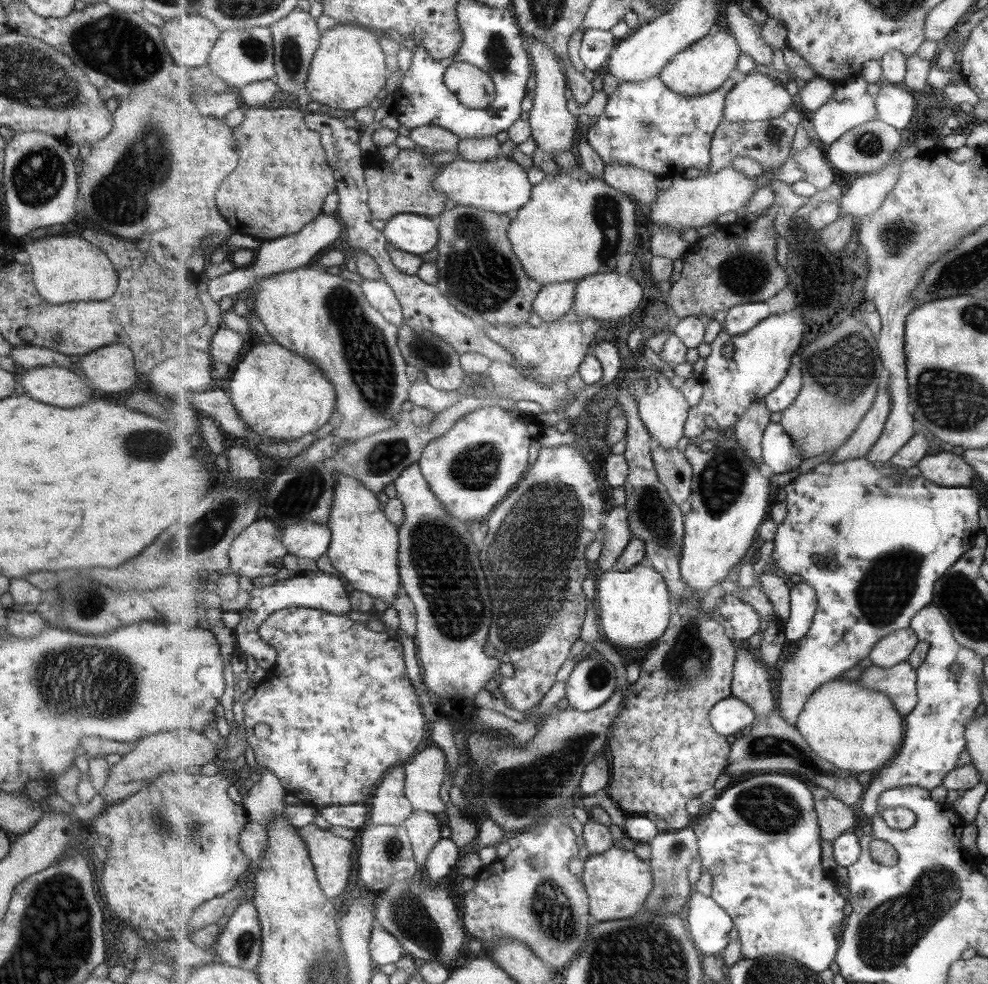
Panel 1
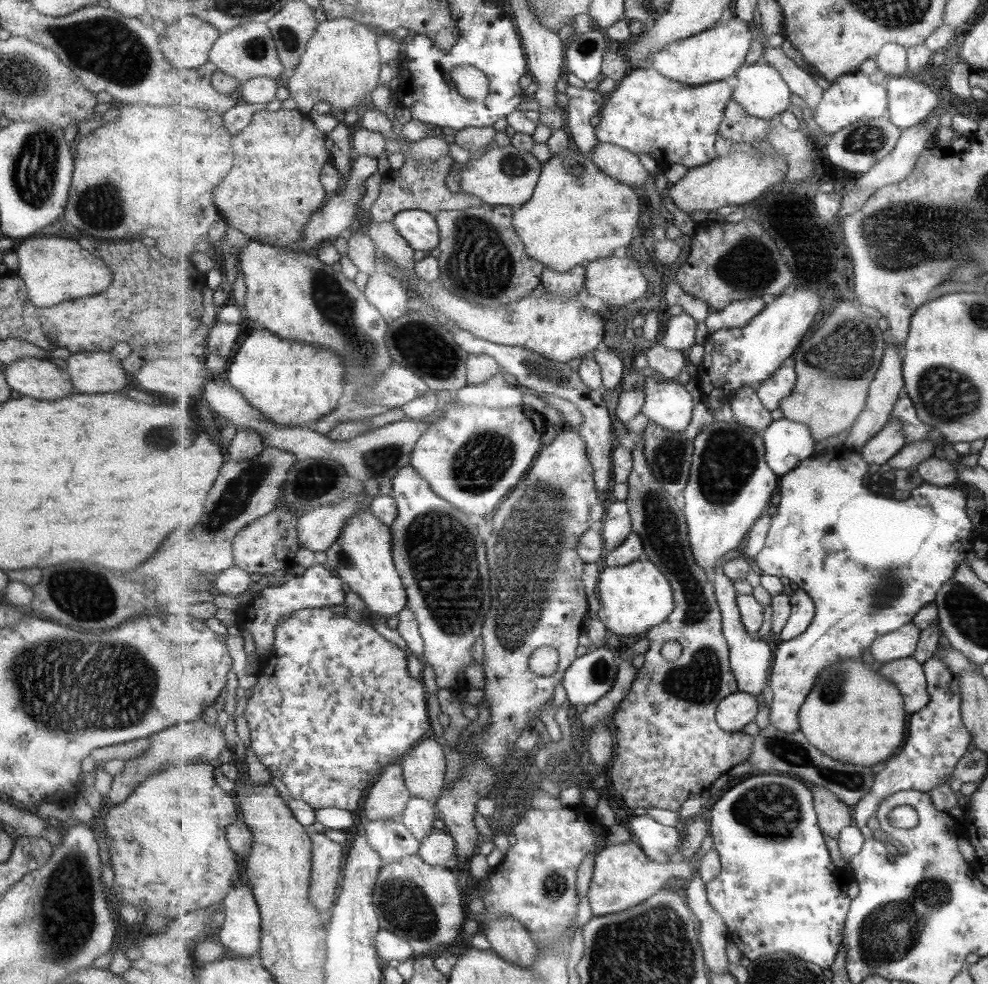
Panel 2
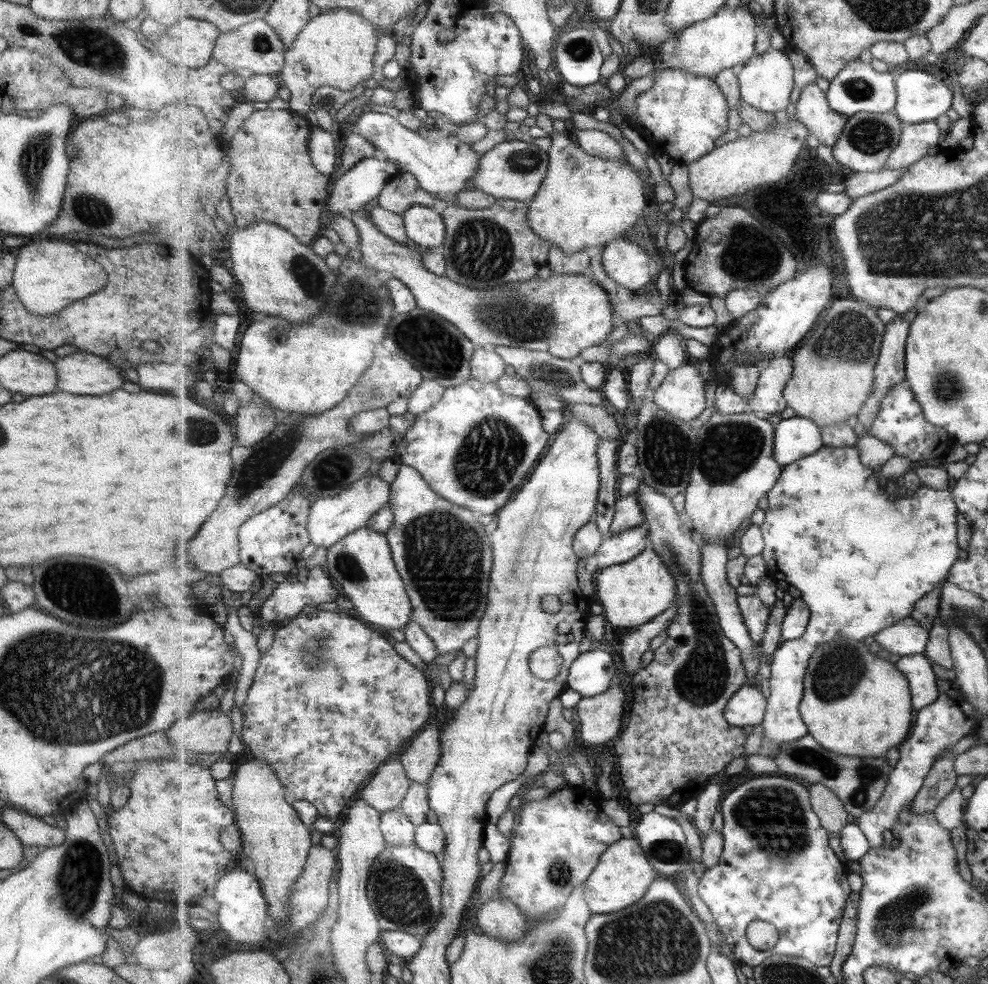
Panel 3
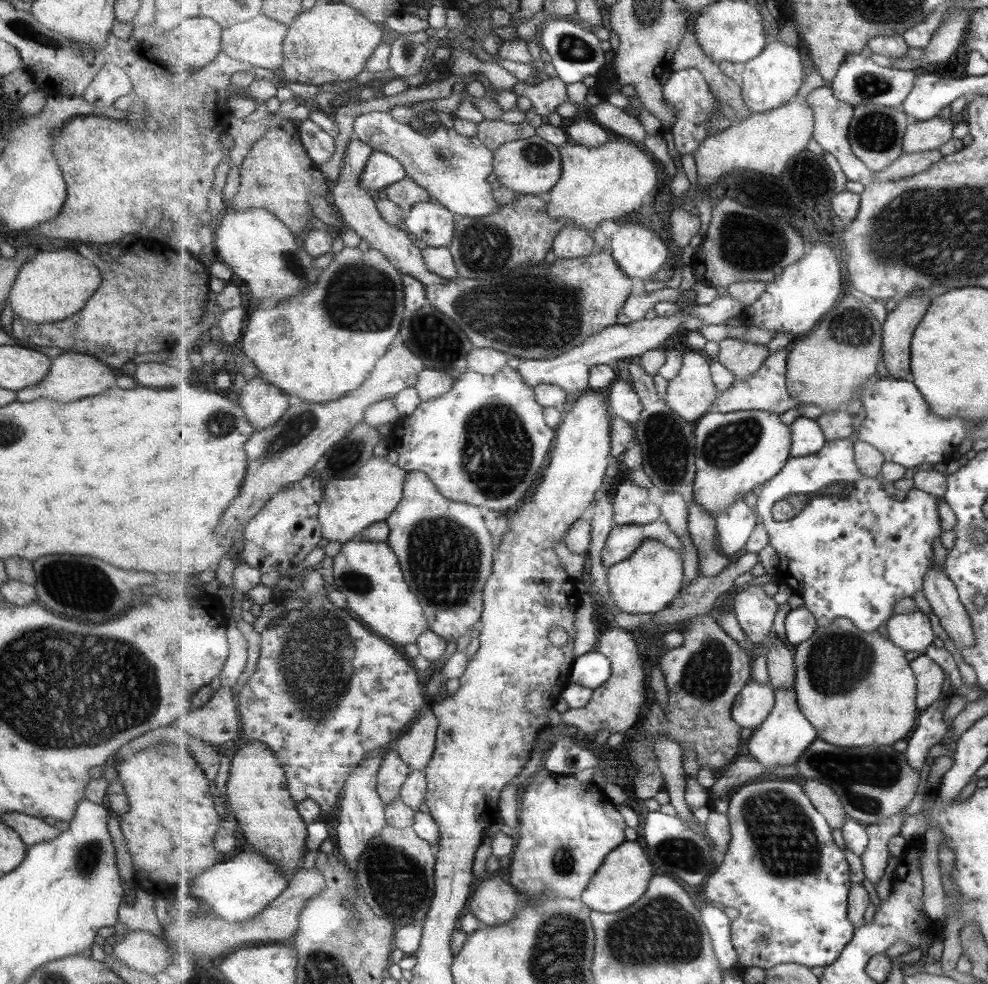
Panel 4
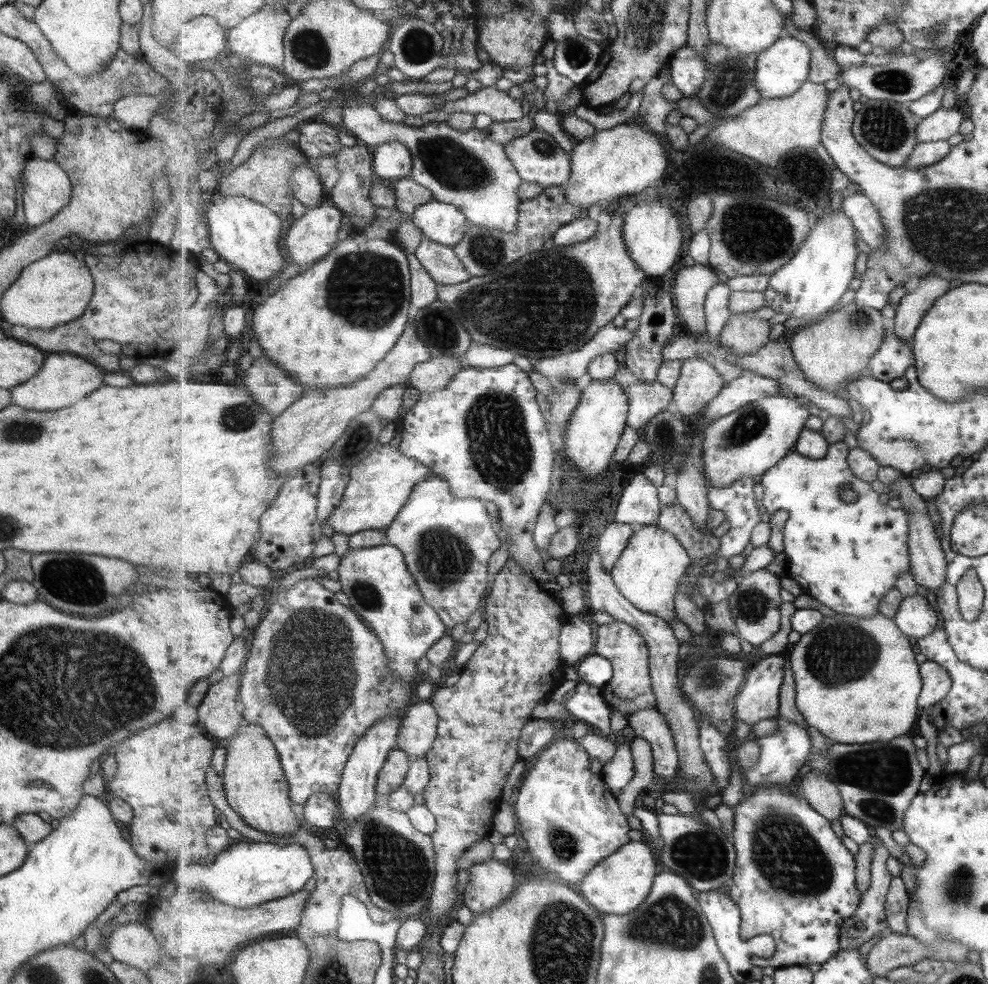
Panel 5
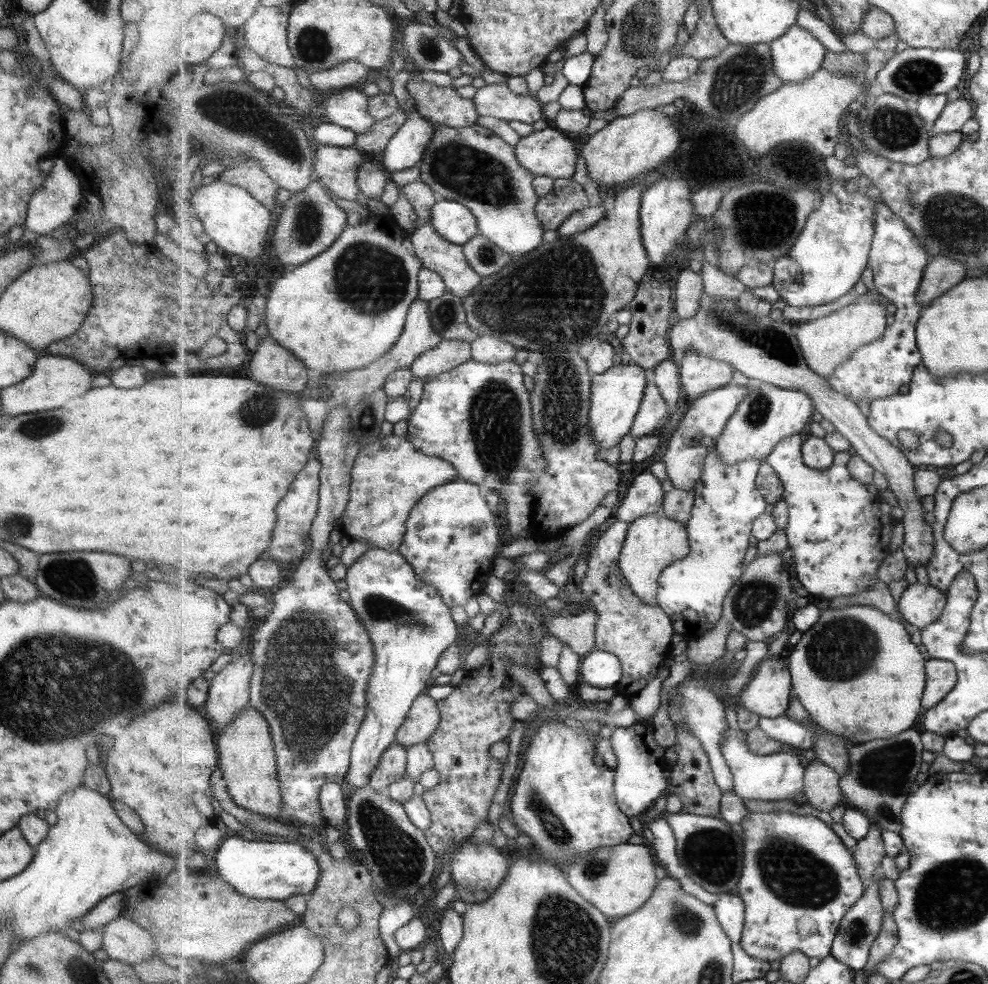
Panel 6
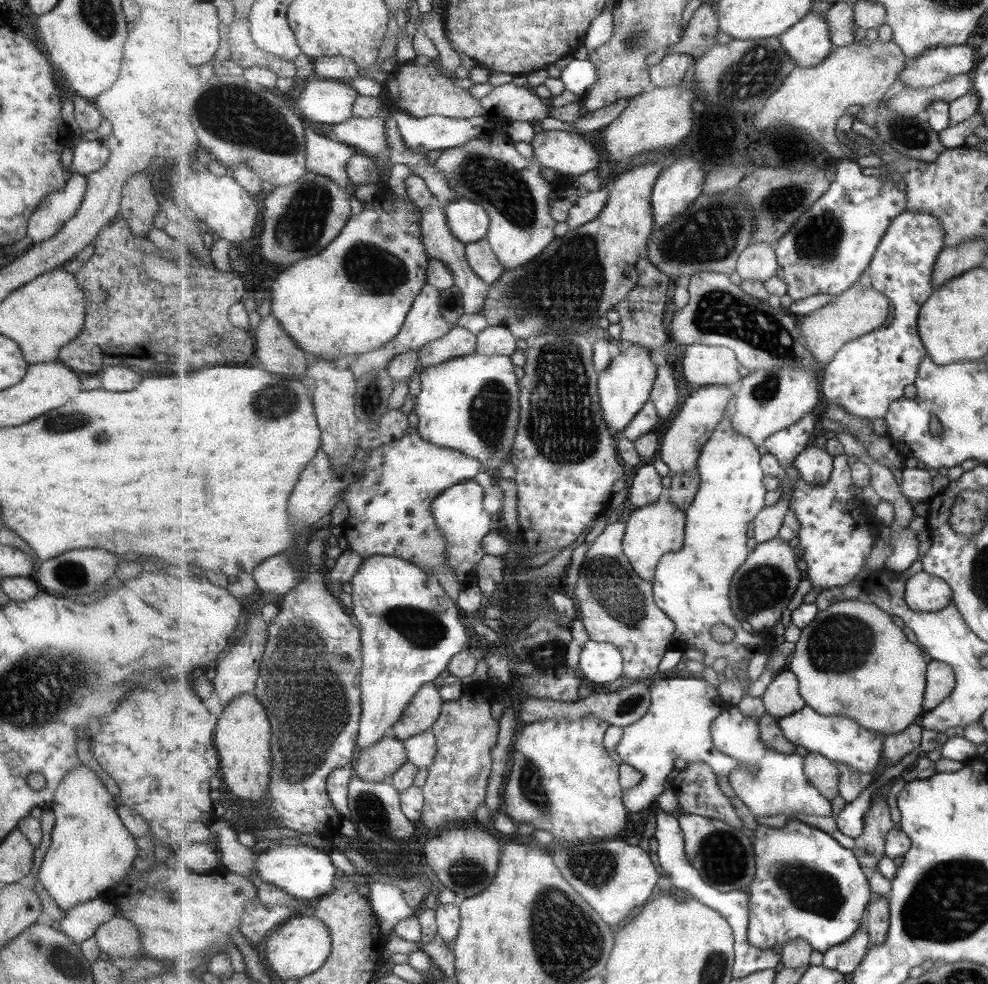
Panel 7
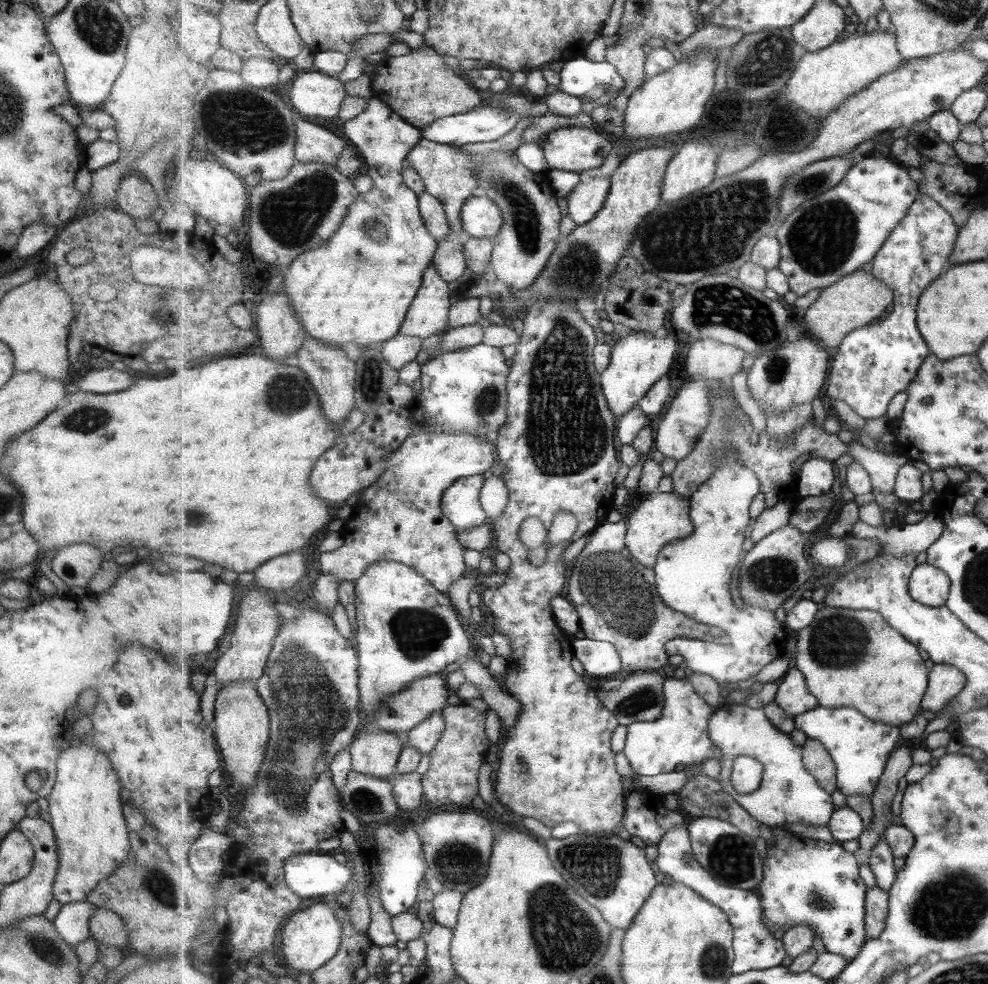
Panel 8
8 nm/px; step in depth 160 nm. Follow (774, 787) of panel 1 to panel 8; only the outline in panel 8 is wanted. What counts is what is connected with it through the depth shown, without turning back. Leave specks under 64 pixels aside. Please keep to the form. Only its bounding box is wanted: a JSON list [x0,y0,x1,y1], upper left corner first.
[758,833,869,962]

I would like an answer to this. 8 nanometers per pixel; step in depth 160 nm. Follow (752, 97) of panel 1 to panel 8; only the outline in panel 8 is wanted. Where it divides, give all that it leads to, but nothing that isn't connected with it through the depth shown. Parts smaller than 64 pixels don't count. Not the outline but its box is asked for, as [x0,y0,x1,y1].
[791,1,856,52]

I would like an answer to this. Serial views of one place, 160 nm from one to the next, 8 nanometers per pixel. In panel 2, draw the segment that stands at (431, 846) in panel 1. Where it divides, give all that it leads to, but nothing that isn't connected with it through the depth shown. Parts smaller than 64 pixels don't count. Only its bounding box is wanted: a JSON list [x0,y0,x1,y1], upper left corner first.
[400,796,438,841]

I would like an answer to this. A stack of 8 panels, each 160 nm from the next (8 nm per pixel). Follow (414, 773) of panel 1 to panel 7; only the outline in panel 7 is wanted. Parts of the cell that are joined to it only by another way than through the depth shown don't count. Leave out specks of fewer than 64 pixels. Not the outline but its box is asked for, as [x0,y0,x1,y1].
[389,682,445,741]

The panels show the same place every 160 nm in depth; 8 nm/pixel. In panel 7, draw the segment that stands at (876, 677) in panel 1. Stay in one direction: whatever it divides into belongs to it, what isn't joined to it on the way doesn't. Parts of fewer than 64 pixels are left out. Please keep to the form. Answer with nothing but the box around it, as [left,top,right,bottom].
[924,659,957,712]

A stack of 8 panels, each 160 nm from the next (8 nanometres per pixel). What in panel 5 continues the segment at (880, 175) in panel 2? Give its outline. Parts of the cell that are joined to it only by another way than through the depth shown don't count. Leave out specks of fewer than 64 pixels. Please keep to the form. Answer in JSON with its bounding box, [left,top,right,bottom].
[917,106,966,142]

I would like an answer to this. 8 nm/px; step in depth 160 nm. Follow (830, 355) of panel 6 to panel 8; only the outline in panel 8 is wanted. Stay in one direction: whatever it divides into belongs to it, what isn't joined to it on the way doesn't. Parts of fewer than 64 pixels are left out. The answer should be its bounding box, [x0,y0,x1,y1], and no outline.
[805,269,894,350]

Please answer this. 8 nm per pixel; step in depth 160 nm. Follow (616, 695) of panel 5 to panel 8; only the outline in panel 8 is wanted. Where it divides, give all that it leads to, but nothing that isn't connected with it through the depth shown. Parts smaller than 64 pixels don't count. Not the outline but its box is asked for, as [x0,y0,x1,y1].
[568,520,731,673]

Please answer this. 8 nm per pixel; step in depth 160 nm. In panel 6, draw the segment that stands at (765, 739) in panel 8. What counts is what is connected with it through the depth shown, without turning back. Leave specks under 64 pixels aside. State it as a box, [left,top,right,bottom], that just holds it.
[722,732,807,800]

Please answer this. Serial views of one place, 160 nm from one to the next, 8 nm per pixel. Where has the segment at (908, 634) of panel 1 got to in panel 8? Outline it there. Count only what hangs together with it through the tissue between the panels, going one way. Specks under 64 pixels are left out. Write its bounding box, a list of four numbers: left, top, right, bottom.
[910,563,952,607]

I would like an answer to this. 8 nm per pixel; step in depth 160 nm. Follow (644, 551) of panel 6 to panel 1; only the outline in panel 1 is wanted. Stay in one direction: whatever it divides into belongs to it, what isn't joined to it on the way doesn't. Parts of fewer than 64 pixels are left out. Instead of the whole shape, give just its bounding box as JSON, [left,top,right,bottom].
[596,565,672,650]

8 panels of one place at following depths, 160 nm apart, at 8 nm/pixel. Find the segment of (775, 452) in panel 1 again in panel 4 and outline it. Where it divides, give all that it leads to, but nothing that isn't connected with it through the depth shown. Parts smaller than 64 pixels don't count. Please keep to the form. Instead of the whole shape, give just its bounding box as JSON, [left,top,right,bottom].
[790,416,828,458]

